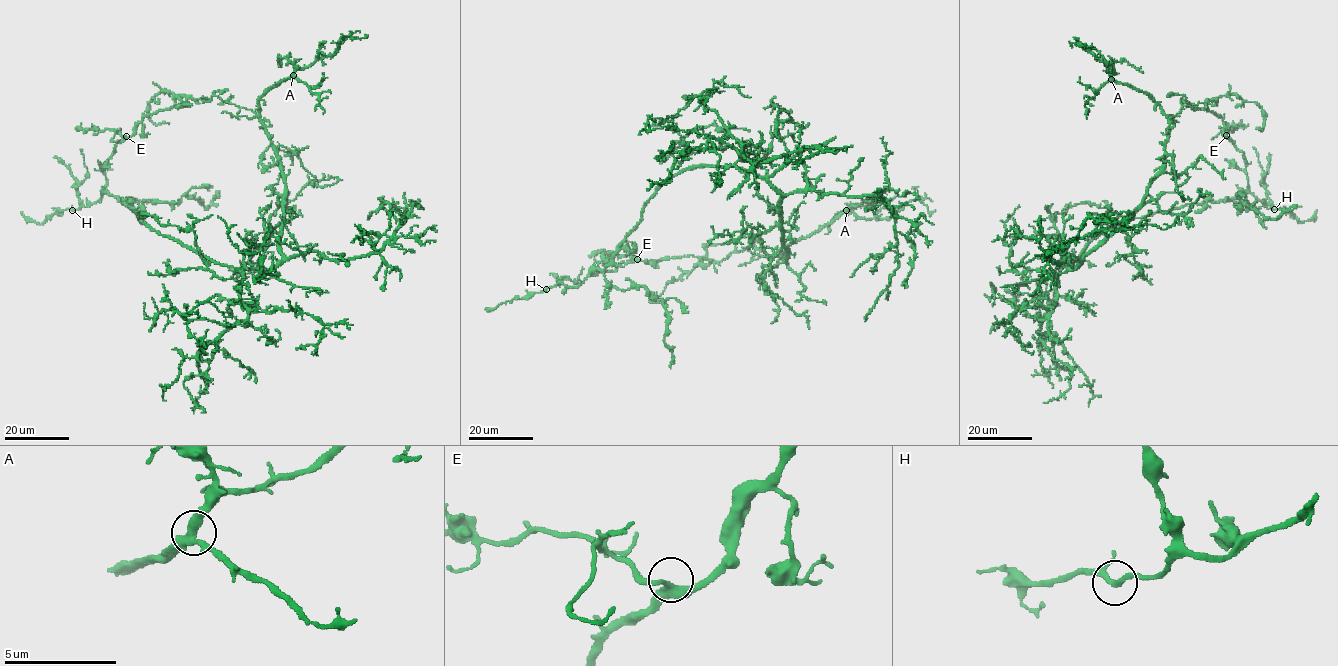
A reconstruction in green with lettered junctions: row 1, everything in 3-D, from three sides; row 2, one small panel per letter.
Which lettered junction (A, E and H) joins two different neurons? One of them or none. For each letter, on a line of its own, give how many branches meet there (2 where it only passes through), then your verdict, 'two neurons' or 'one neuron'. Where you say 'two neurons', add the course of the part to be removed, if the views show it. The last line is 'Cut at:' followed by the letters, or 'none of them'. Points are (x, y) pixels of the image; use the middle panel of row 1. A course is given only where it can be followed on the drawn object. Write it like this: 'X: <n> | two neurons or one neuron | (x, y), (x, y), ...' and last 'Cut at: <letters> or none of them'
A: 3 | one neuron
E: 3 | one neuron
H: 3 | one neuron
Cut at: none of them

